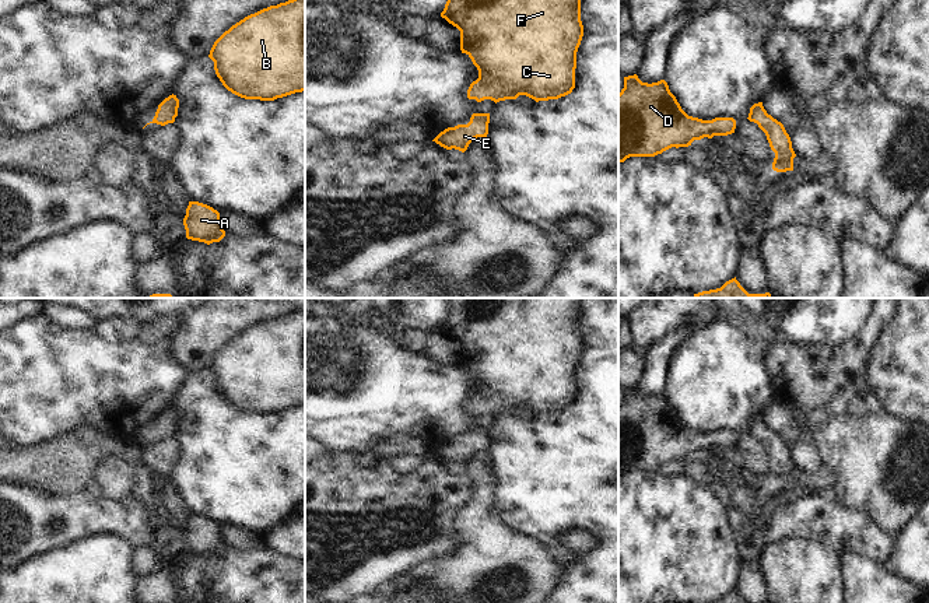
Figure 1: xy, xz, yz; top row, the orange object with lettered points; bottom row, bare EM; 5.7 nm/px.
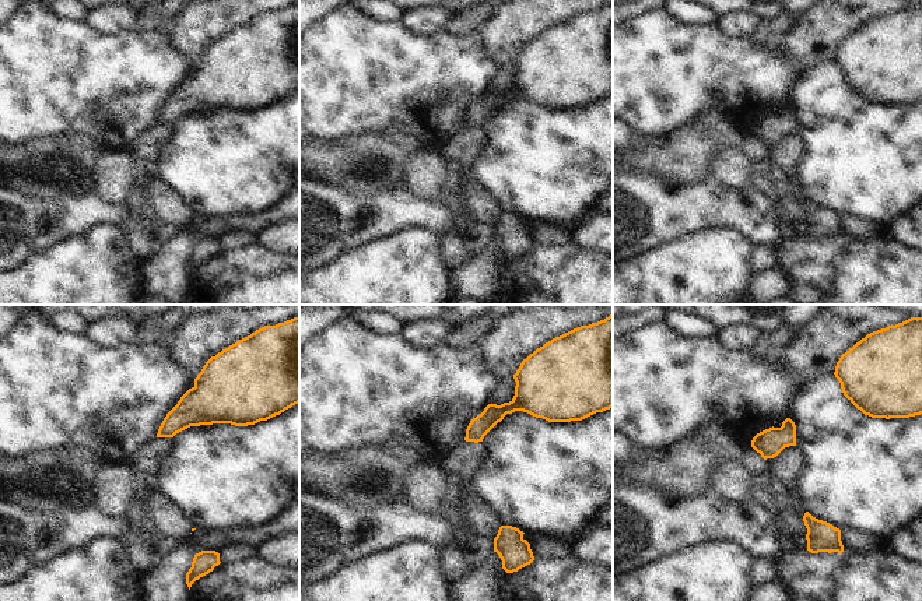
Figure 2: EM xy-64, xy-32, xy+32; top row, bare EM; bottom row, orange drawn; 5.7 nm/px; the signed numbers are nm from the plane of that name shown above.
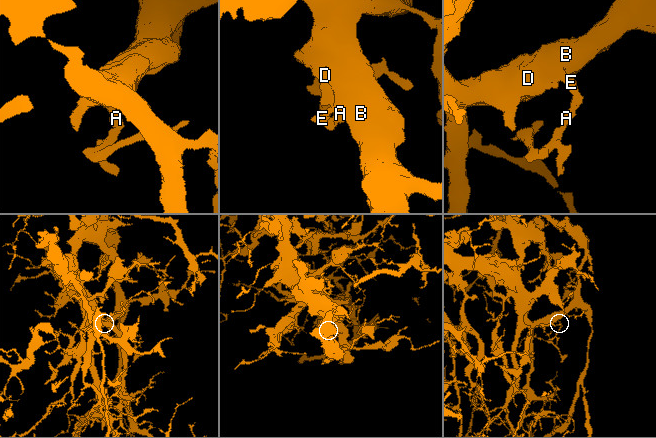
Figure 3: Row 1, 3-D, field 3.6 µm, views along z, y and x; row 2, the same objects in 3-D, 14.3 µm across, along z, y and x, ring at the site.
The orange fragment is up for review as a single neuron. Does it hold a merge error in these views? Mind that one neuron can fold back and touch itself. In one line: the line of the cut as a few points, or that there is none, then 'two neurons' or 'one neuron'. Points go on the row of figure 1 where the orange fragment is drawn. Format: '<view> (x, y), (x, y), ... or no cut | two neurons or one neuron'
no cut | one neuron

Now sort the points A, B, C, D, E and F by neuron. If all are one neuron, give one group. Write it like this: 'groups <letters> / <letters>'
groups A B C D E F

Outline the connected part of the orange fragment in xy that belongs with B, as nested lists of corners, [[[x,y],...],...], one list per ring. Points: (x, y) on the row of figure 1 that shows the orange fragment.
[[[288,0],[245,17],[214,42],[208,57],[222,85],[241,98],[274,101],[305,91],[305,0]]]

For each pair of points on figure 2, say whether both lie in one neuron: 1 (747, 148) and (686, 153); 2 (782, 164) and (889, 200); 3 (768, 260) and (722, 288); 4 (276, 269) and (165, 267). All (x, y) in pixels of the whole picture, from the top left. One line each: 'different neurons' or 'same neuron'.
1: same neuron
2: different neurons
3: different neurons
4: different neurons

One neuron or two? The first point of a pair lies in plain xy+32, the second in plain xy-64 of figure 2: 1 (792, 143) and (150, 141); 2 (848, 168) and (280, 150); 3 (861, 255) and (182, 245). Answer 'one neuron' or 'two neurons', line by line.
1: one neuron
2: one neuron
3: two neurons

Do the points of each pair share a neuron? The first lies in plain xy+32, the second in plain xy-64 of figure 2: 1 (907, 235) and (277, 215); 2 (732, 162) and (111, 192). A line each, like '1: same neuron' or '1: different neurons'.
1: different neurons
2: same neuron

